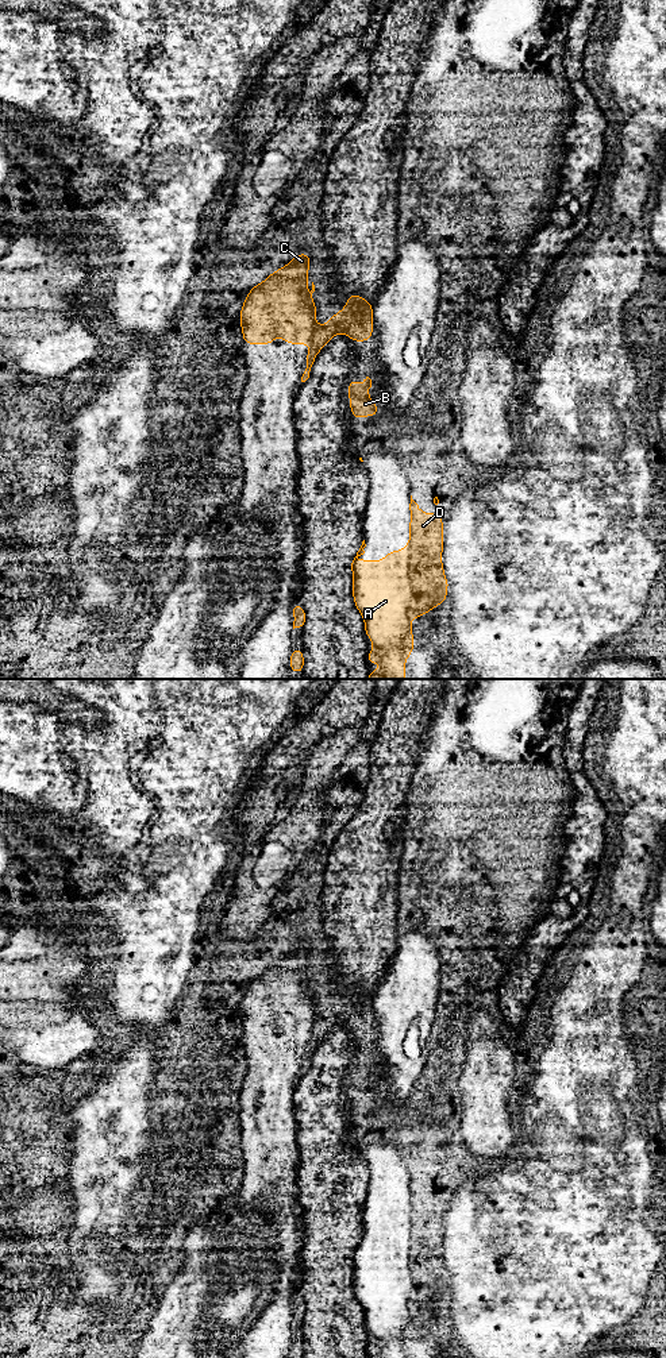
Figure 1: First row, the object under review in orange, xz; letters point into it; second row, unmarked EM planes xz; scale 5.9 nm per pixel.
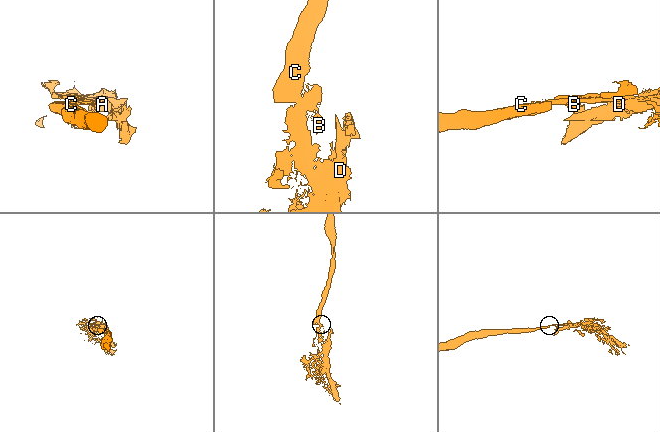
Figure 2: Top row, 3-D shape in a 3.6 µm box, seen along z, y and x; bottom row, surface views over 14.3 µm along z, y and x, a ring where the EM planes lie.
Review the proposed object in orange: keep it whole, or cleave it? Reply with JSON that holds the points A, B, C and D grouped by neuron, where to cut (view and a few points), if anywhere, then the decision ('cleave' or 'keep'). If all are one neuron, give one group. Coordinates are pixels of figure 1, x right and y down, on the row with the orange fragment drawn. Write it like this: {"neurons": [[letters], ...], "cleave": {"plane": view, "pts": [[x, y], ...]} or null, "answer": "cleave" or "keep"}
{"neurons": [["A", "B", "D"], ["C"]], "cleave": {"plane": "xz", "pts": [[315, 323], [310, 339]]}, "answer": "cleave"}

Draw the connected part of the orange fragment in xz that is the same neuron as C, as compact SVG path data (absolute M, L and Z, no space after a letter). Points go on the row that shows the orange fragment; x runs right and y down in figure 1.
M301 252L262 283L251 288L239 315L243 344L273 344L277 335L288 344L307 344L311 340L316 324L316 305L311 297L315 292L313 282L312 290L305 290L311 262L312 256Z

